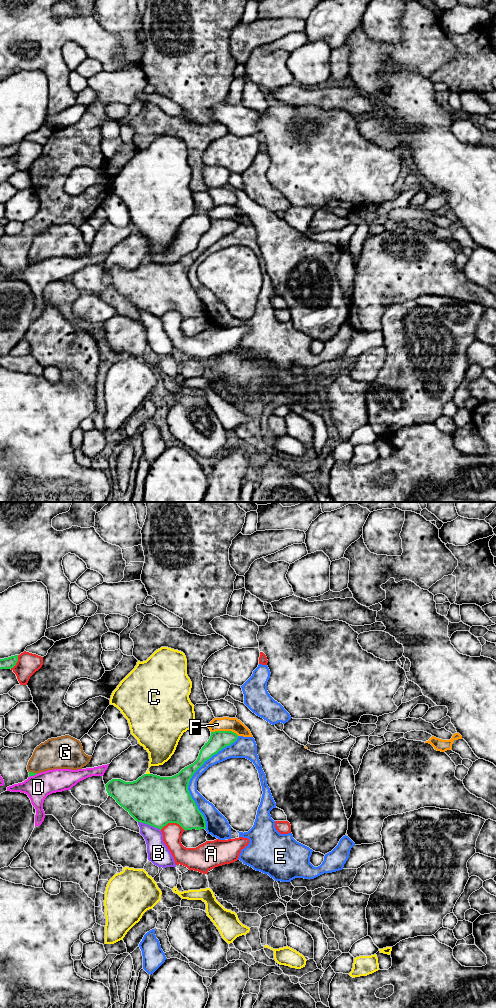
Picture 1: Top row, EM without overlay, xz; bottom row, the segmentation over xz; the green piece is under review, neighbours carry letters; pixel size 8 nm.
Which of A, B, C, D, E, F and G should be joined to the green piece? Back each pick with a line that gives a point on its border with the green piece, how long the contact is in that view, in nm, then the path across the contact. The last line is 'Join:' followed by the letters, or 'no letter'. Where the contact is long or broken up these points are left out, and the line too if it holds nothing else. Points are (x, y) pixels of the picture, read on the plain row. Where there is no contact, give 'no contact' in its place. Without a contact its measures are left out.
Join: no letter

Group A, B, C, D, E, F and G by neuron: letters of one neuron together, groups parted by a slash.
A / B / C F / D / E / G

